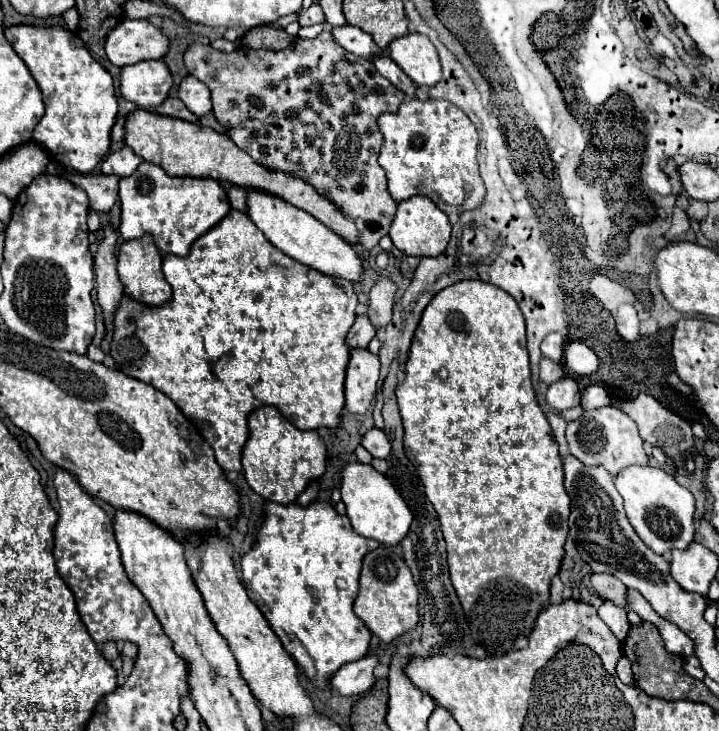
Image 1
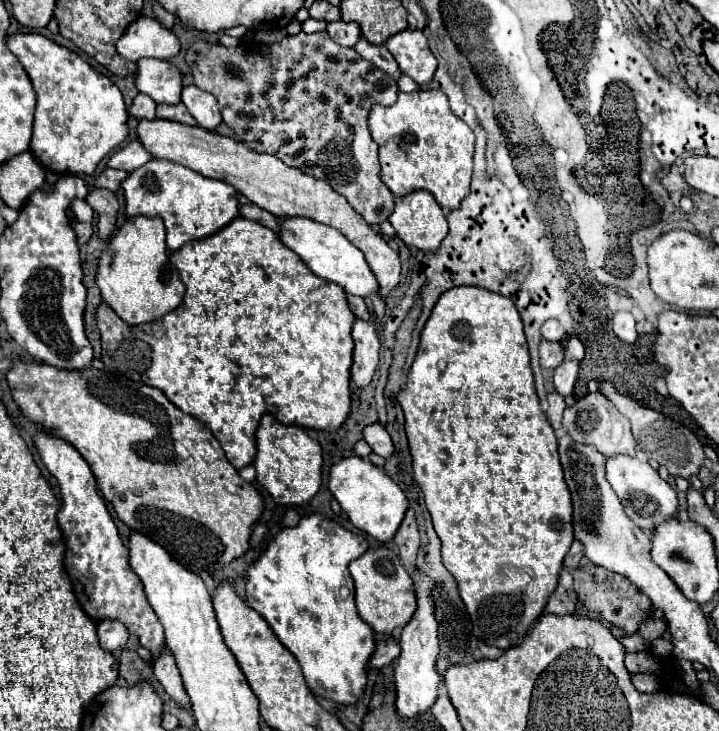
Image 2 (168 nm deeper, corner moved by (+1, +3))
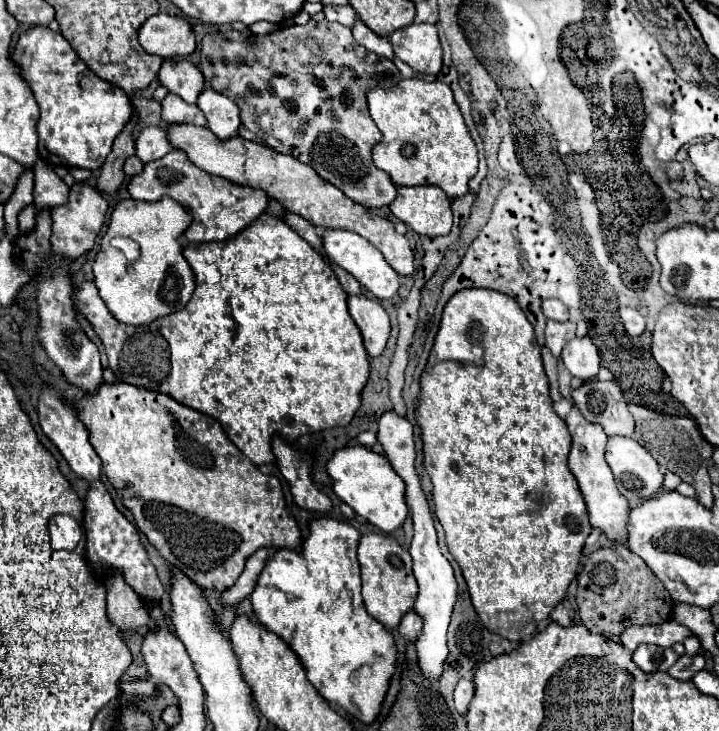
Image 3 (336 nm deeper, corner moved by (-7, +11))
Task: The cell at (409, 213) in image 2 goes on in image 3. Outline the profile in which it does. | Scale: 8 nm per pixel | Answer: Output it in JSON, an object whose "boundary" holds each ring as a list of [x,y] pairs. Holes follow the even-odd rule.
{"boundary":[[[402,186],[388,208],[398,220],[424,236],[444,236],[452,228],[450,202],[438,186]]]}

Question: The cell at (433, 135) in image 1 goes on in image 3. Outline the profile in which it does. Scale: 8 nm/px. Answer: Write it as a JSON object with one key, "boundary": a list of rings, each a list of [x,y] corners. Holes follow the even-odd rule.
{"boundary":[[[408,78],[400,80],[394,88],[372,88],[366,92],[366,98],[370,116],[382,134],[382,140],[372,148],[372,162],[376,168],[384,170],[396,186],[432,184],[440,186],[450,198],[458,198],[468,192],[468,182],[478,172],[478,152],[448,84]]]}

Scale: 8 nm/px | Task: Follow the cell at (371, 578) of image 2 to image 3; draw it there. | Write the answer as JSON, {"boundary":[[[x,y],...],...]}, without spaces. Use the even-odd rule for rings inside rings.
{"boundary":[[[364,534],[358,546],[358,560],[362,568],[362,598],[368,614],[388,630],[396,628],[400,618],[414,606],[418,594],[412,574],[412,556],[386,534]]]}

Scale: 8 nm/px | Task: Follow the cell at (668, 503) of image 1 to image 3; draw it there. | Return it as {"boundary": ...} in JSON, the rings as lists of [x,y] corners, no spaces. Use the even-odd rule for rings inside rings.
{"boundary":[[[610,436],[608,444],[606,444],[606,462],[614,474],[616,486],[620,490],[620,494],[628,500],[630,508],[642,504],[642,500],[648,500],[652,496],[656,496],[662,488],[662,480],[664,474],[660,472],[658,462],[652,458],[652,454],[642,448],[634,438],[622,438],[622,436]]]}

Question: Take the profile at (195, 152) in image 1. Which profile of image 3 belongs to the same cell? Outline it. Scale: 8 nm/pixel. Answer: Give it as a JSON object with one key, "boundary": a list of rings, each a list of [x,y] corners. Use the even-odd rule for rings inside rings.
{"boundary":[[[174,124],[166,128],[168,140],[184,150],[198,168],[206,170],[208,174],[222,176],[230,182],[244,184],[244,186],[254,186],[262,188],[268,192],[270,198],[278,200],[286,210],[300,214],[308,222],[312,222],[318,228],[338,228],[338,230],[352,230],[366,238],[372,246],[376,246],[386,262],[400,274],[400,276],[410,276],[414,272],[414,252],[410,248],[410,242],[406,236],[398,234],[394,230],[394,224],[386,218],[380,218],[372,214],[368,208],[362,204],[356,204],[350,200],[342,190],[320,178],[312,168],[306,164],[298,162],[290,154],[278,154],[268,146],[244,140],[240,136],[234,136],[232,140],[220,140],[214,136],[208,128],[200,126],[190,126],[190,124]]]}

